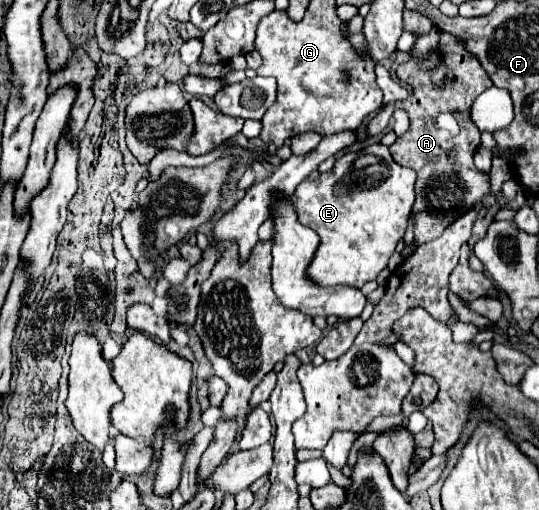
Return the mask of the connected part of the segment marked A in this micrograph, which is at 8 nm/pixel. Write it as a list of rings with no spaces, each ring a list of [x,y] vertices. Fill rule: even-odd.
[[[441,33],[437,53],[441,63],[433,71],[419,69],[415,59],[399,65],[397,69],[397,77],[413,85],[413,95],[395,103],[397,109],[407,111],[411,125],[409,131],[389,149],[401,167],[409,167],[417,173],[413,205],[417,243],[437,239],[453,219],[489,193],[489,177],[473,165],[473,153],[479,147],[481,131],[471,119],[471,101],[491,87],[491,79],[479,59],[471,55],[465,49],[465,43],[457,41],[451,33]],[[449,153],[457,153],[457,161],[449,161]]]

